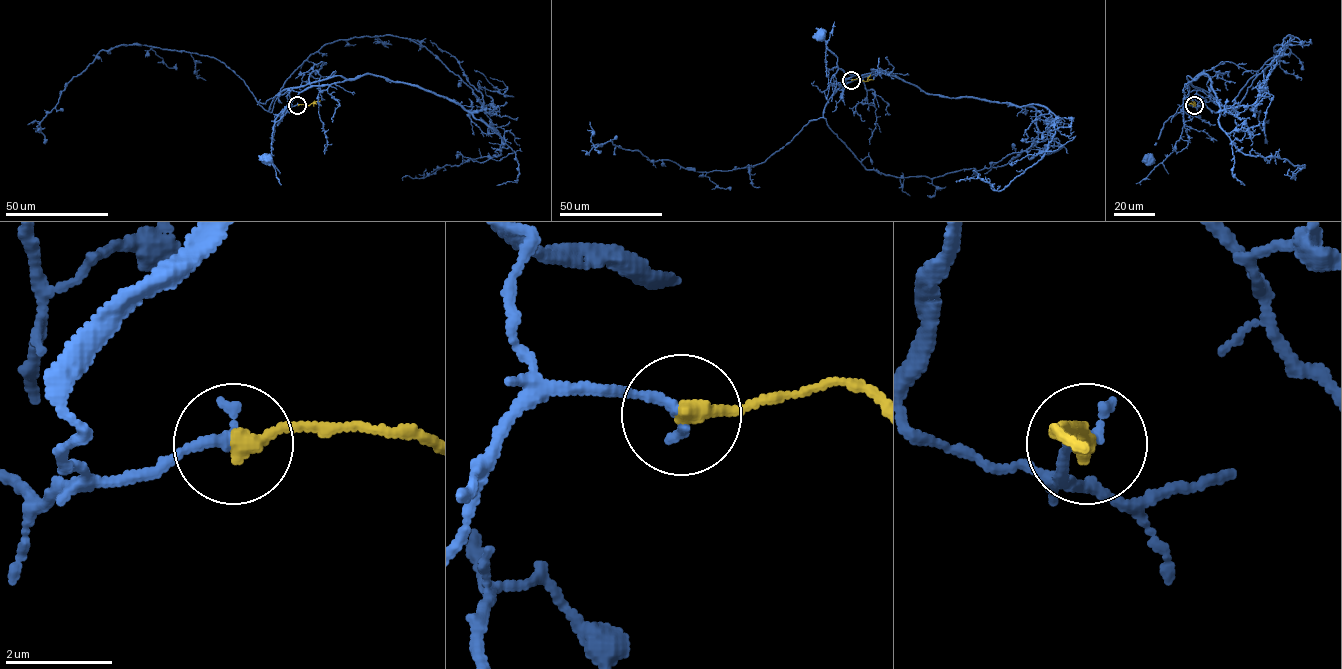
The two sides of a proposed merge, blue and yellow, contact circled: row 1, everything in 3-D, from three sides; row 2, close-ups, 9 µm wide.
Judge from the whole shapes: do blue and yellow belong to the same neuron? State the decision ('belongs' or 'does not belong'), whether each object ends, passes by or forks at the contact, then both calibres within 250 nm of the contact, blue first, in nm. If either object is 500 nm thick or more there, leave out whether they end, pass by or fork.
does not belong; blue ends; yellow ends; calibres 240 and 360 nm

